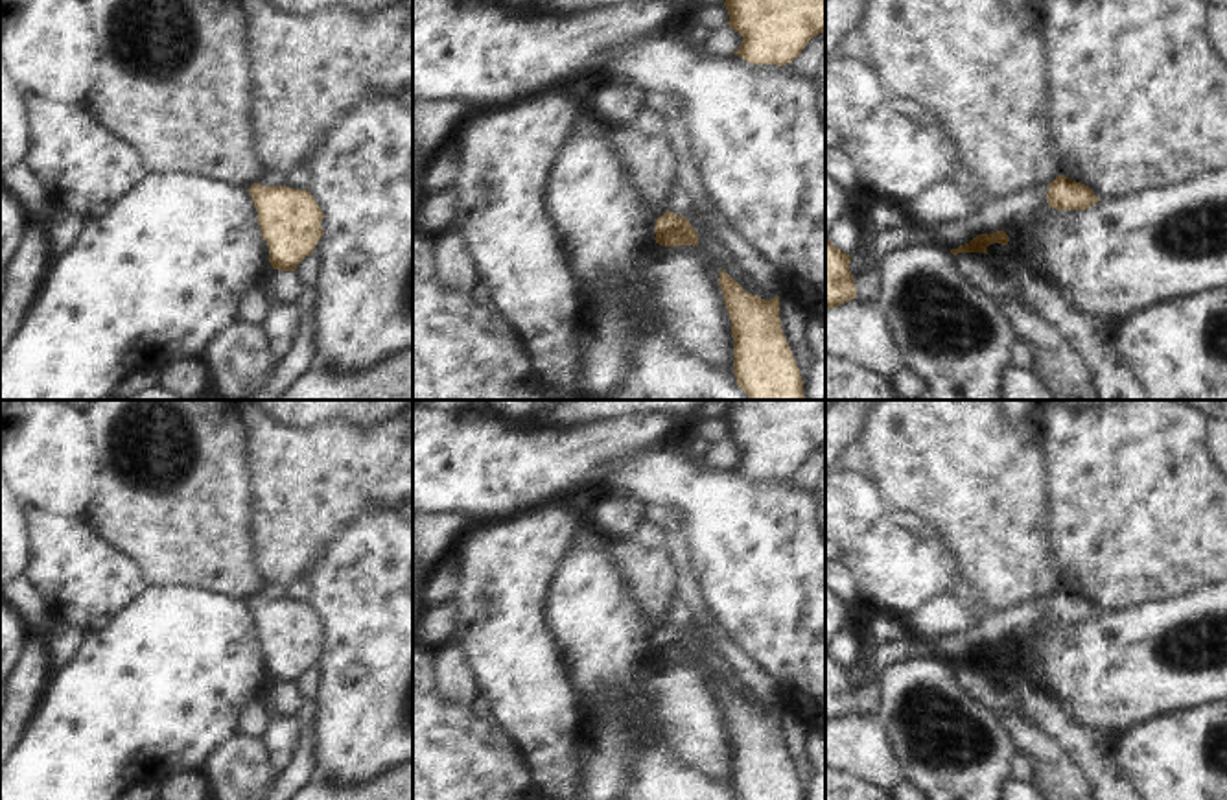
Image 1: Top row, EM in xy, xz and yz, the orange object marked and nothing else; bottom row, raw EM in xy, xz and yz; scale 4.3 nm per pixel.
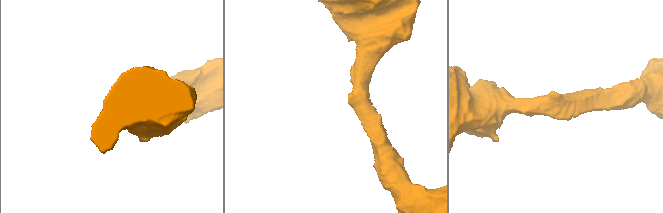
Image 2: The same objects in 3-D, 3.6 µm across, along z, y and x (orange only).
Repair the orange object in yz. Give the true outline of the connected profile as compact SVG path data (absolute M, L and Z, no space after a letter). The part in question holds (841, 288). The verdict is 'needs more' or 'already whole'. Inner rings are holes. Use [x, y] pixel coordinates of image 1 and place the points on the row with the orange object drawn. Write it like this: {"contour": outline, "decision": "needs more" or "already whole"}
{"contour": "M825 238L825 310L853 300L857 295L849 260L851 254L842 253Z", "decision": "already whole"}

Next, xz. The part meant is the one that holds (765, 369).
{"contour": "M720 269L719 286L724 293L724 304L731 319L733 335L733 372L737 385L750 400L807 400L803 396L803 380L785 339L779 319L779 297L765 300L746 293L728 273Z", "decision": "already whole"}

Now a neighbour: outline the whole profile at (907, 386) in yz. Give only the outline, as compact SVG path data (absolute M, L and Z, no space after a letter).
M901 369L894 372L888 378L888 383L899 400L921 400L923 398L923 382L908 369Z

